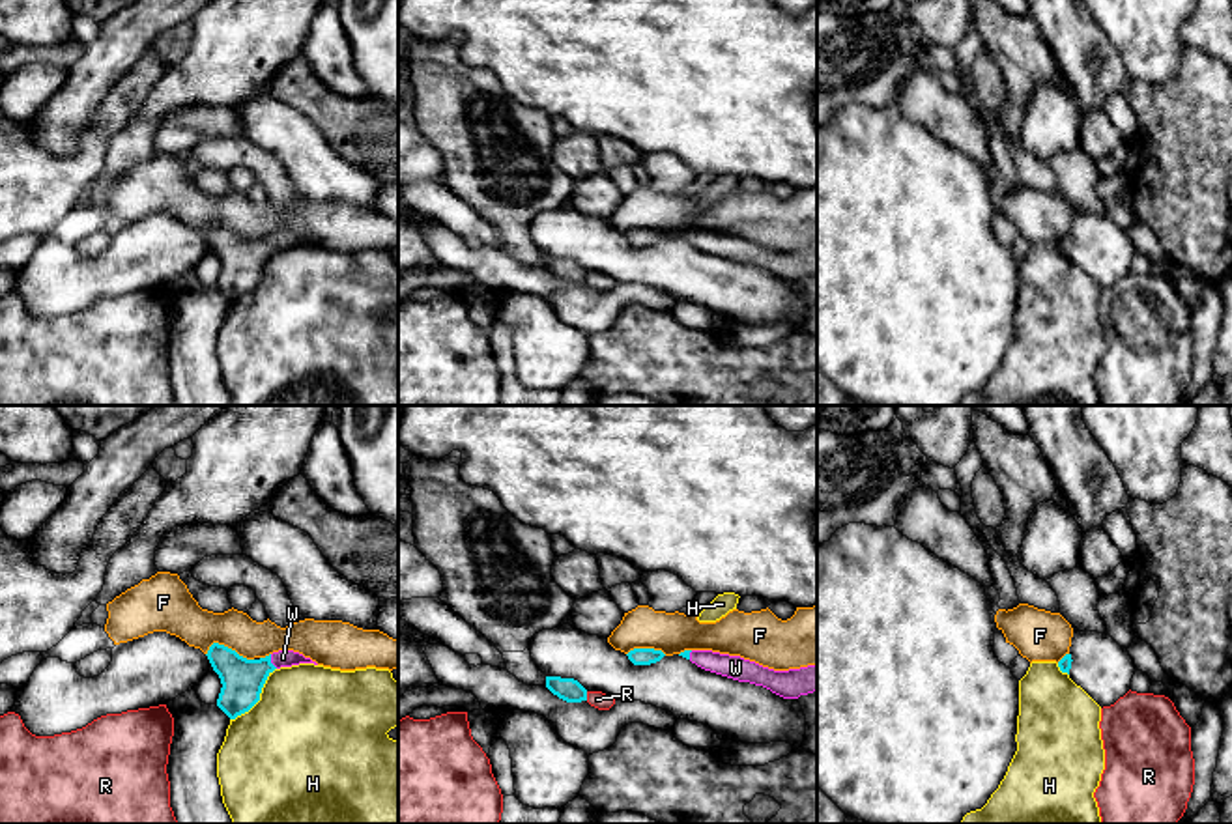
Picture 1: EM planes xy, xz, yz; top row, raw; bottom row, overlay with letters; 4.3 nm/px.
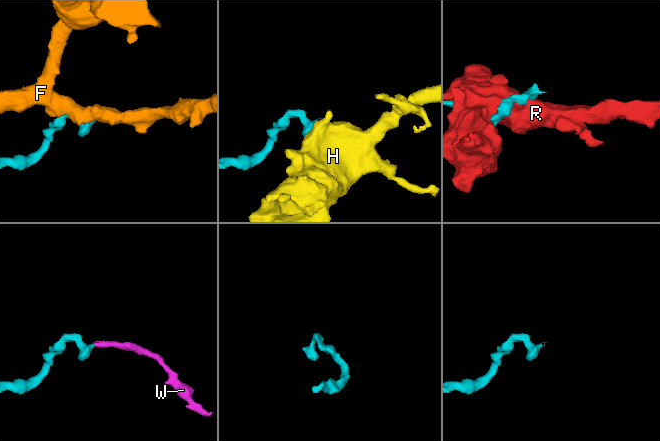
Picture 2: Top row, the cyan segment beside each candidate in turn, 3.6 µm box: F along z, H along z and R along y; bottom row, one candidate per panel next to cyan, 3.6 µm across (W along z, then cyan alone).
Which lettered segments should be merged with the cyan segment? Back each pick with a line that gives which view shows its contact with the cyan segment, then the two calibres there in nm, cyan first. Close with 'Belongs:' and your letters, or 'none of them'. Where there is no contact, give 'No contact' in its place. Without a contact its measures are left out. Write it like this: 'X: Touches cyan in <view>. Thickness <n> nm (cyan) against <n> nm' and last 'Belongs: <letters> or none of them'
W: Touches cyan in xy. Thickness 180 nm (cyan) against 80 nm
Belongs: W

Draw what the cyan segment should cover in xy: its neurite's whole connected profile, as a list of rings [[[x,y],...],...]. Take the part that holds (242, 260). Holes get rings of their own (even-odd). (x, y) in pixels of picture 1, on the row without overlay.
[[[213,224],[206,237],[222,265],[217,288],[230,301],[249,293],[260,282],[262,269],[275,250],[299,245],[318,247],[294,232],[279,232],[260,241],[247,241],[219,224]]]

